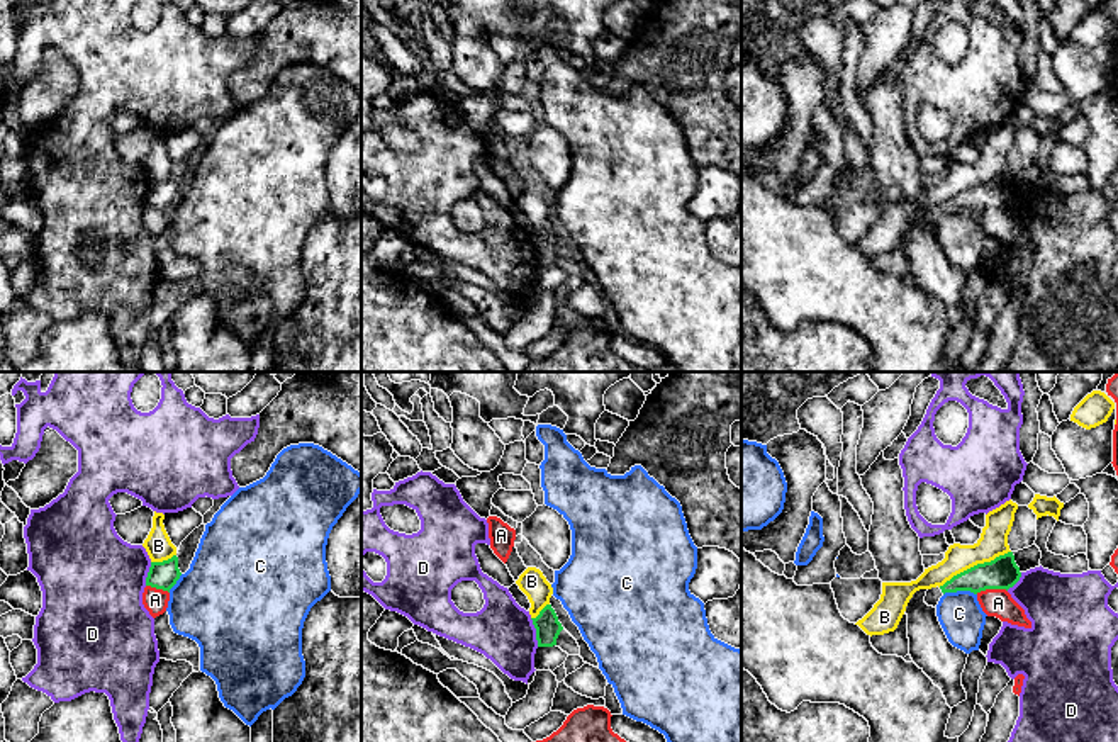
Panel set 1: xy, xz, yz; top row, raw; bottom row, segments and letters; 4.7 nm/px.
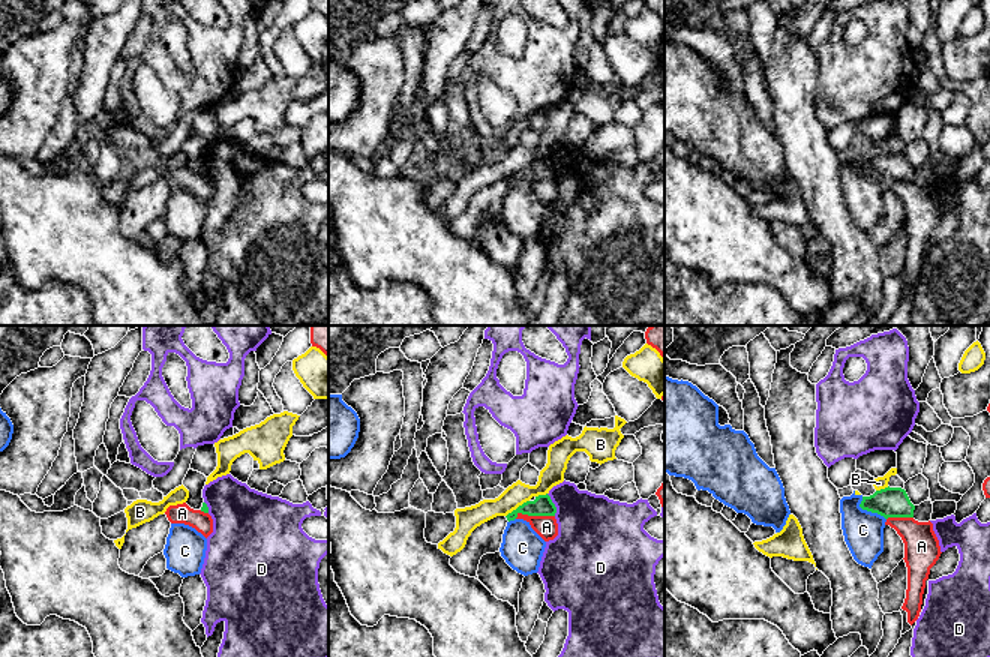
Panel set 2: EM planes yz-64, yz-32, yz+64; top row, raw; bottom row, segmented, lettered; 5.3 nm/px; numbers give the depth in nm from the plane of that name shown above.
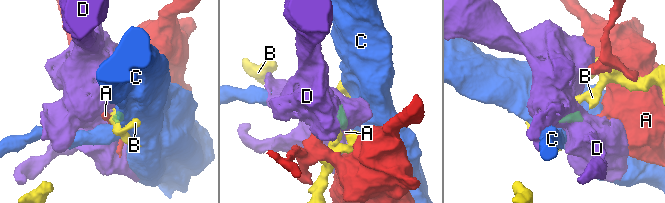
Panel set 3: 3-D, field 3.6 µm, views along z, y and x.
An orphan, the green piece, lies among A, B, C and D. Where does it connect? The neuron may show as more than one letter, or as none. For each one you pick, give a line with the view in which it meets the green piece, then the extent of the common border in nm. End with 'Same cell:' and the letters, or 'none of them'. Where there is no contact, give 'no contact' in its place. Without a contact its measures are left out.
Same cell: none of them

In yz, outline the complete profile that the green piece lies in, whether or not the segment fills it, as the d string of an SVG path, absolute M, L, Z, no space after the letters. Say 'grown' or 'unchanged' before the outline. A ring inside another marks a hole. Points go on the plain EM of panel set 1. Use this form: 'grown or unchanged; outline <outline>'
grown; outline M1013 171L996 177L991 182L977 183L926 211L925 222L936 228L945 212L970 211L974 214L986 209L1009 209L1021 197L1020 187L1015 182Z

